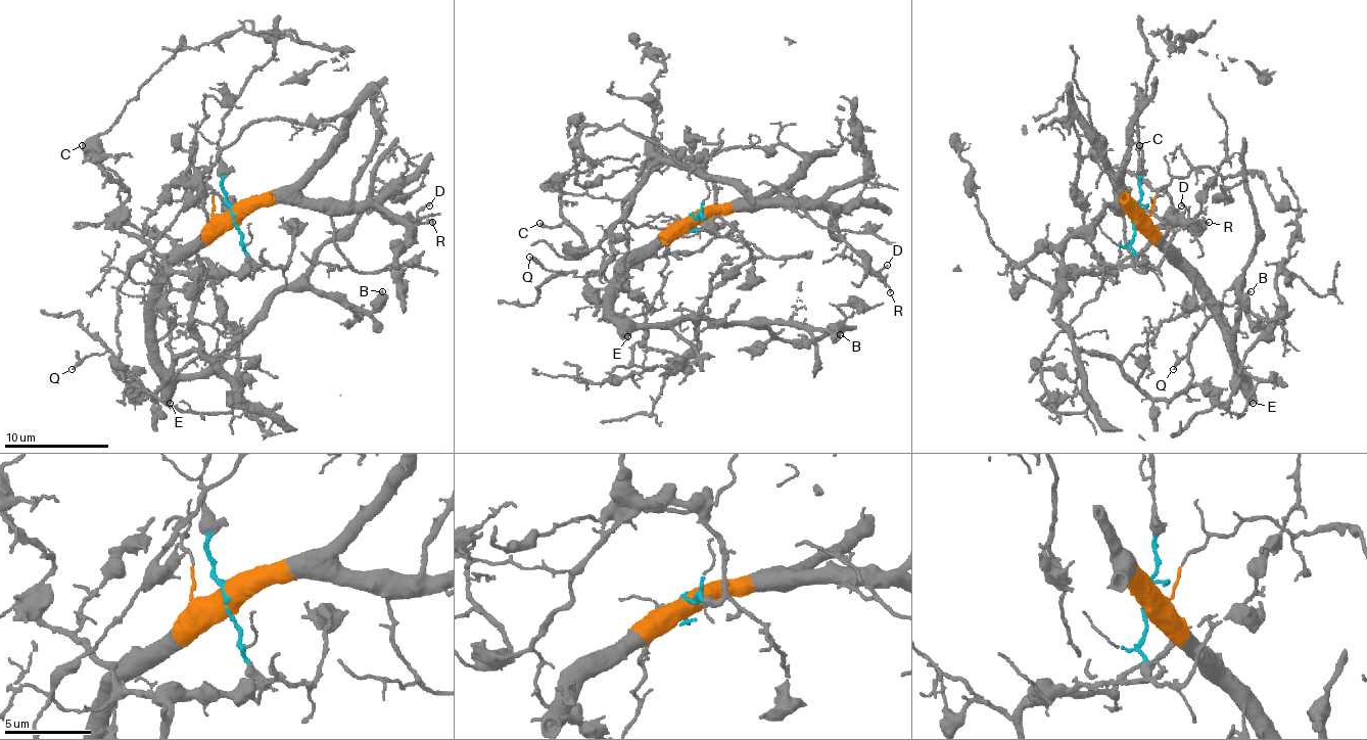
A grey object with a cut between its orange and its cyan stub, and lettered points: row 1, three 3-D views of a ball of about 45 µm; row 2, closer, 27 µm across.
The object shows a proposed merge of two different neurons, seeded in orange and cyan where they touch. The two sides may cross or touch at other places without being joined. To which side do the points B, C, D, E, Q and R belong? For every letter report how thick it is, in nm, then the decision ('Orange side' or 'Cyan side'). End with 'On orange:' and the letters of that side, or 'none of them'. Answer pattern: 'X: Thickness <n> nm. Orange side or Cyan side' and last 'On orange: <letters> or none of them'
B: Thickness 440 nm. Orange side
C: Thickness 200 nm. Cyan side
D: Thickness 90 nm. Orange side
E: Thickness 550 nm. Orange side
Q: Thickness 190 nm. Cyan side
R: Thickness 110 nm. Orange side
On orange: B, D, E, R

